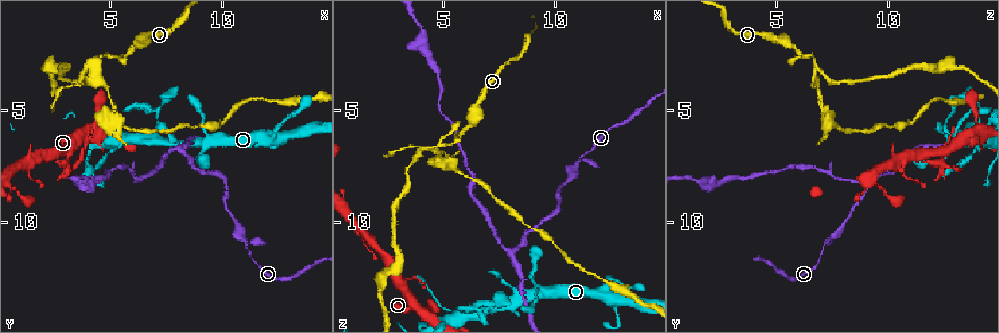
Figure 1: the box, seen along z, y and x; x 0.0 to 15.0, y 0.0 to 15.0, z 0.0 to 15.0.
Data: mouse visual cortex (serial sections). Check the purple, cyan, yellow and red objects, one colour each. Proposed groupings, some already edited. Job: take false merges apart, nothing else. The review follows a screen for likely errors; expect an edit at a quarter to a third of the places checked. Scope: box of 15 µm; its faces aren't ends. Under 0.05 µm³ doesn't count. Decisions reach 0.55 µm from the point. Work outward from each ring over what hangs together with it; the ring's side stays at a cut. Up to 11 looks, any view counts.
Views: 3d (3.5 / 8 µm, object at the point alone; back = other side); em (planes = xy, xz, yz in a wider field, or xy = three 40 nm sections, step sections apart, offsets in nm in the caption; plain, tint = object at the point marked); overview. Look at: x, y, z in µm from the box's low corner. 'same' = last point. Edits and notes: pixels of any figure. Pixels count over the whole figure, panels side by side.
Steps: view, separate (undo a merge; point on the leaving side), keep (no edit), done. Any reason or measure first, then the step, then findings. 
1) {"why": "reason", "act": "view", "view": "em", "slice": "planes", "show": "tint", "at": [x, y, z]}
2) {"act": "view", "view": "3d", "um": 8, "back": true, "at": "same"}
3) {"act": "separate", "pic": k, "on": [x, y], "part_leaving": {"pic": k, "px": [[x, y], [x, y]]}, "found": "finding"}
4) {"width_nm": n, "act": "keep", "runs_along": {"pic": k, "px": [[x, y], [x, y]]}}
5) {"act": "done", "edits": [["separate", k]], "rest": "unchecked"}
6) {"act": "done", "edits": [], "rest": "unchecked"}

{"why": "calibre changes", "act": "view", "view": "3d", "um": 3.5, "at": [11.0, 11.0, 7.4]}

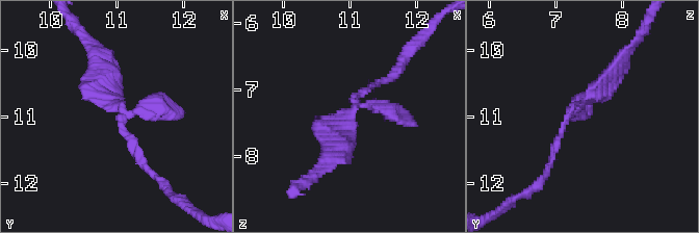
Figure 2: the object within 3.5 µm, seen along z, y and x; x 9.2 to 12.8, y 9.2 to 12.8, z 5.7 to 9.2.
{"act": "view", "view": "em", "slice": "xy", "step": 5, "show": "tint", "at": [11.10, 10.85, 7.35]}

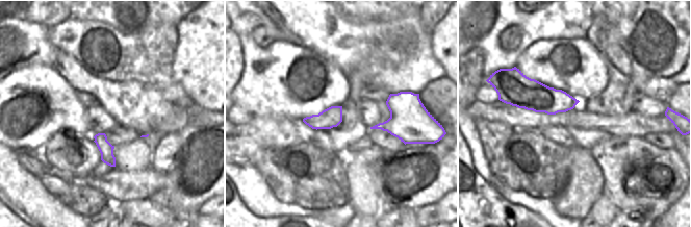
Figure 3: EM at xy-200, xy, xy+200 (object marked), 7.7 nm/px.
{"act": "keep", "runs_along": {"pic": 2, "px": [[549, 162], [567, 118], [623, 59]]}, "found": "one cell here"}

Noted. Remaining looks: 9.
{"why": "abrupt turn", "act": "view", "view": "3d", "um": 3.5, "at": [8.0, 6.6, 11.4]}

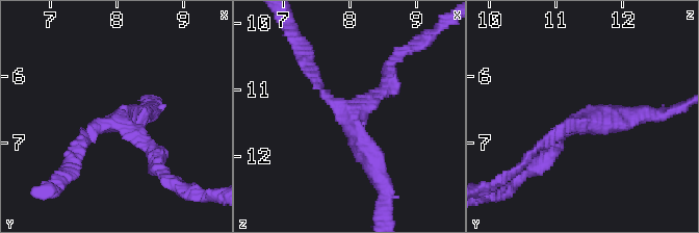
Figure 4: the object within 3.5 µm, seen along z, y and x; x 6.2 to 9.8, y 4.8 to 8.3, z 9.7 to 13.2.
{"arms": 3, "arm_widths_nm": [150, 200, 250], "why": "shape alone is not enough", "act": "view", "view": "em", "slice": "xy", "step": 1, "show": "tint", "at": [8.05, 6.75, 11.30]}

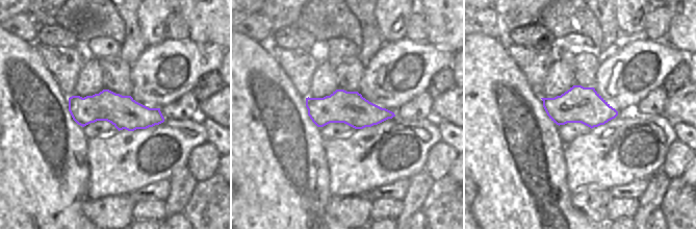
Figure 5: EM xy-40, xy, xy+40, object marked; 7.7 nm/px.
{"act": "keep", "runs_along": {"pic": 4, "px": [[157, 164], [119, 123], [77, 151]]}, "found": "one cell here"}

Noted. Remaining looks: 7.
{"why": "abrupt turn", "act": "view", "view": "3d", "um": 3.5, "at": [2.9, 6.7, 12.6]}

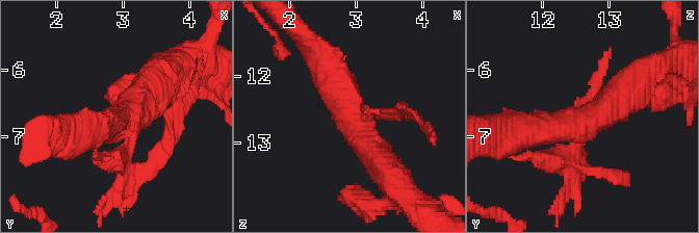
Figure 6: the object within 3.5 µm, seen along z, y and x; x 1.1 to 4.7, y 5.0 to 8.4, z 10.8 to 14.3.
{"arms": 3, "arm_widths_nm": [200, 400, 500], "why": "shape alone is not enough", "act": "view", "view": "em", "slice": "xy", "step": 5, "show": "tint", "at": [3.00, 6.80, 12.65]}

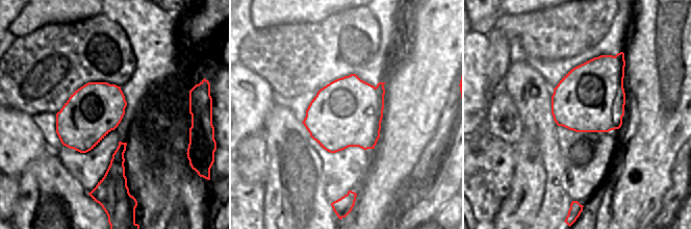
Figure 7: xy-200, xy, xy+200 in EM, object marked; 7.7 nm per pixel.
{"act": "separate", "pic": 6, "on": [169, 135], "part_leaving": {"pic": 6, "px": [[126, 151], [138, 177], [174, 119]]}, "found": "a second cell is stuck on"}

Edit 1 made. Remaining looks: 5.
{"why": "a narrow waist", "act": "view", "view": "3d", "um": 3.5, "at": [4.0, 3.0, 6.7]}

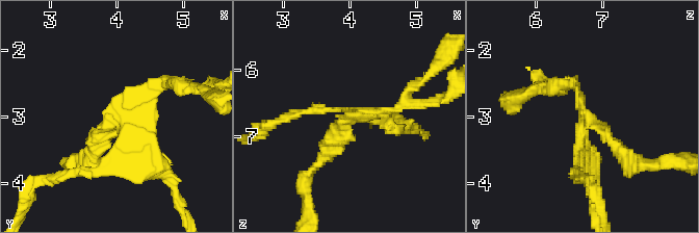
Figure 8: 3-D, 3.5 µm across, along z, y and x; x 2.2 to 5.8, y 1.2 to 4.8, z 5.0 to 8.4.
{"arms": 4, "arm_widths_nm": [100, 150, 200, 250], "act": "view", "view": "em", "slice": "xy", "step": 3, "show": "tint", "at": [4.10, 3.05, 6.70]}

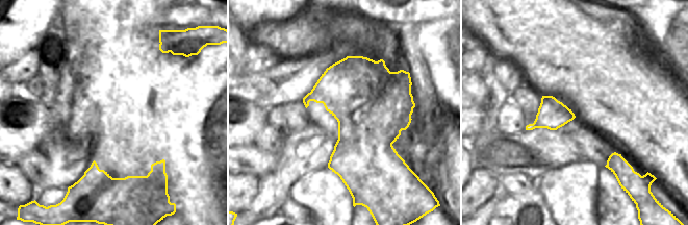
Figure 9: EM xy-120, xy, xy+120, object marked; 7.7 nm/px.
{"act": "separate", "pic": 8, "on": [388, 127], "found": "two cells meet here"}

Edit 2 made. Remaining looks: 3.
{"act": "view", "view": "3d", "um": 3.5, "at": [9.4, 6.5, 13.2]}

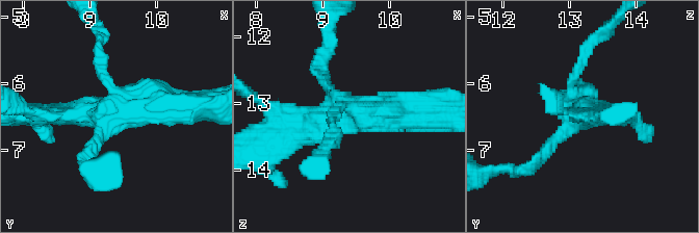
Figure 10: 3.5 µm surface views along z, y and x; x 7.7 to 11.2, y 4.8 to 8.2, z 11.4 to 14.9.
{"act": "view", "view": "em", "slice": "planes", "show": "tint", "at": [9.30, 6.45, 13.15]}

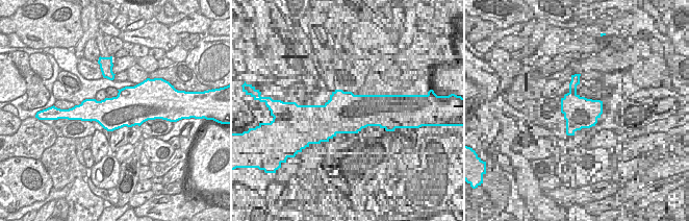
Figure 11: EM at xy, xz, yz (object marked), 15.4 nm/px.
{"act": "keep", "runs_along": {"pic": 10, "px": [[409, 114], [347, 109], [278, 141]]}, "found": "continuous, no second cell"}

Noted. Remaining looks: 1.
{"act": "done", "edits": [["separate", 6], ["separate", 8]], "rest": "unchecked"}

